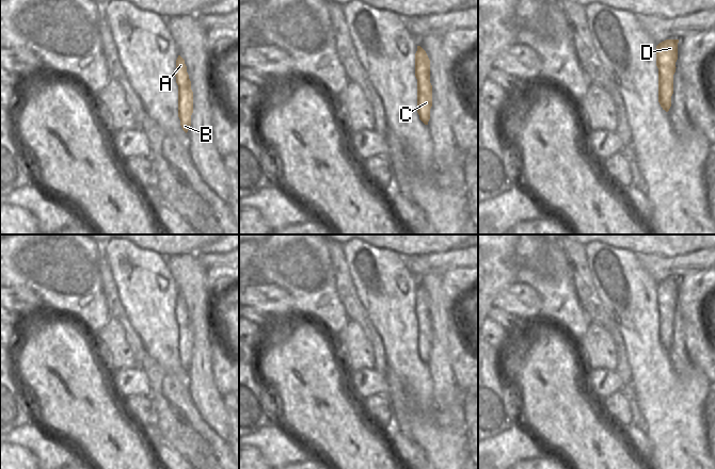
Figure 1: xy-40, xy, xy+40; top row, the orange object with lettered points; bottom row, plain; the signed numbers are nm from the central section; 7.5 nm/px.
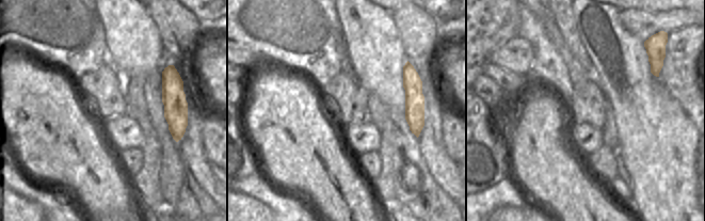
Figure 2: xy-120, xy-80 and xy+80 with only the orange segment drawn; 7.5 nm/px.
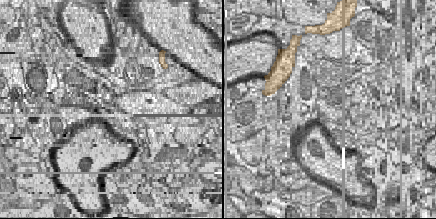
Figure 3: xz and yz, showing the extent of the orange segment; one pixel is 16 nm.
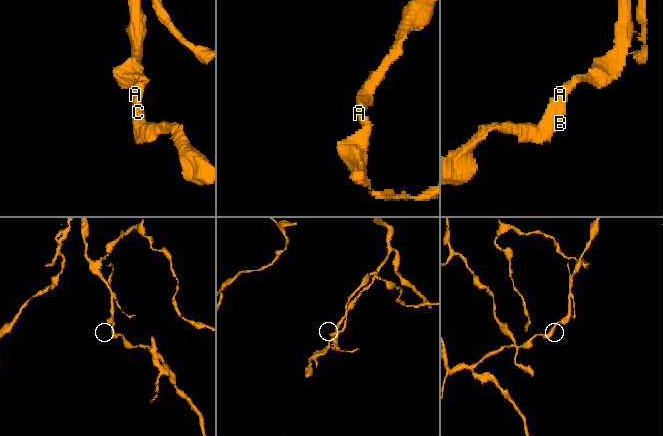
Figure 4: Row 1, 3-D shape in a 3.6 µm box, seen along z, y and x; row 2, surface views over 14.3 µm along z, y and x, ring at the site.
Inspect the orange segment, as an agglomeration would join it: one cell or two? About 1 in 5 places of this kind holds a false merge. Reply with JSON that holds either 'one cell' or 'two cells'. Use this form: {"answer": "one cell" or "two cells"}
{"answer": "one cell"}

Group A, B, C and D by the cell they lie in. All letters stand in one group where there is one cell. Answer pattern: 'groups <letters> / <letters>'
groups A B C D

